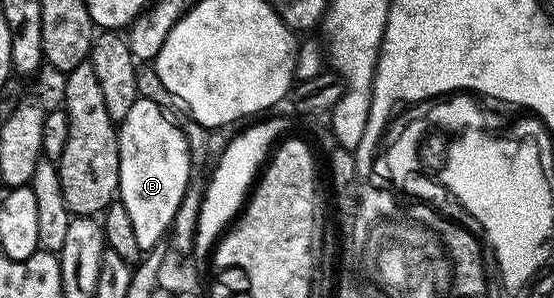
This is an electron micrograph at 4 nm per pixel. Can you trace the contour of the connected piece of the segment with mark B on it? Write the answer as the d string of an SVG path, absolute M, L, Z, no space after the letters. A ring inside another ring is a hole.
M148 98L137 99L133 108L129 108L125 120L118 123L119 131L119 192L118 201L125 204L125 212L129 212L129 221L133 223L133 232L137 236L140 251L146 252L160 245L168 237L173 220L177 216L177 208L192 185L191 149L187 147L187 138L178 125L170 122L168 111L162 106L153 104Z

